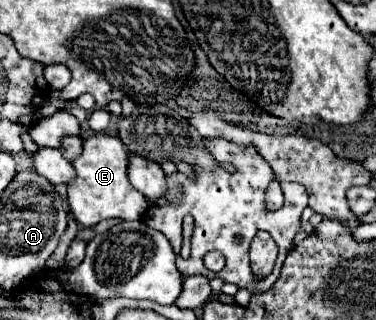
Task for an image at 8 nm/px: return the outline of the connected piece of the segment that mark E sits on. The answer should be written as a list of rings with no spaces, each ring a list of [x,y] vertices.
[[[95,133],[93,137],[85,139],[83,155],[77,157],[77,161],[73,161],[73,167],[77,171],[77,177],[69,183],[67,195],[69,195],[71,211],[83,227],[91,227],[111,217],[141,219],[141,215],[147,211],[145,195],[139,193],[129,183],[127,177],[129,151],[125,151],[125,145],[119,137],[107,133]]]

